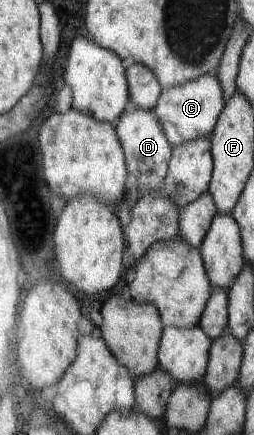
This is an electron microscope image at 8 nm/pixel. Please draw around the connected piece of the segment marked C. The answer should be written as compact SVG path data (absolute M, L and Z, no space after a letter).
M211 73L199 75L199 79L191 79L191 83L163 89L153 111L158 116L159 123L165 128L170 142L177 147L181 143L191 143L191 139L210 137L225 109L225 101L225 88L217 73Z

